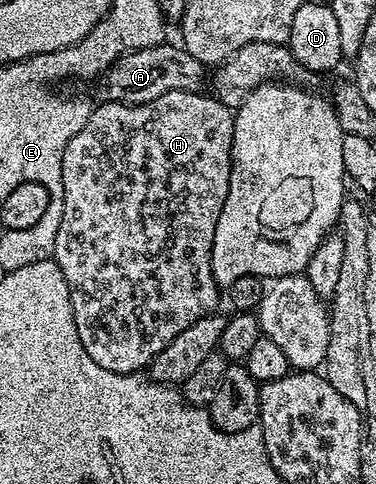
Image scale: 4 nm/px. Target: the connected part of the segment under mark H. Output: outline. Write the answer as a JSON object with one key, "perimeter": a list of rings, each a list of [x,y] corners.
{"perimeter":[[[201,91],[163,93],[163,97],[155,97],[155,101],[150,103],[101,101],[98,104],[98,107],[96,104],[90,110],[87,125],[83,125],[83,129],[79,129],[79,133],[67,141],[67,149],[63,149],[63,215],[51,259],[59,269],[63,269],[63,277],[69,286],[75,329],[91,361],[95,361],[95,365],[103,365],[103,369],[111,369],[111,373],[131,375],[144,372],[154,357],[167,349],[167,345],[171,345],[179,333],[183,333],[183,329],[218,310],[219,288],[211,267],[211,249],[215,241],[215,225],[219,221],[223,201],[227,201],[227,189],[231,181],[234,112],[213,98],[212,94]]]}

